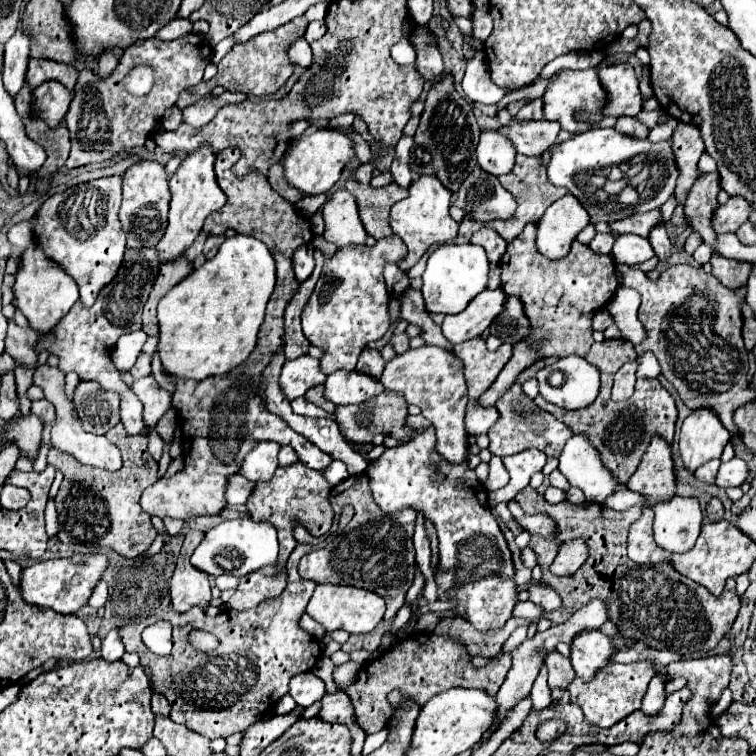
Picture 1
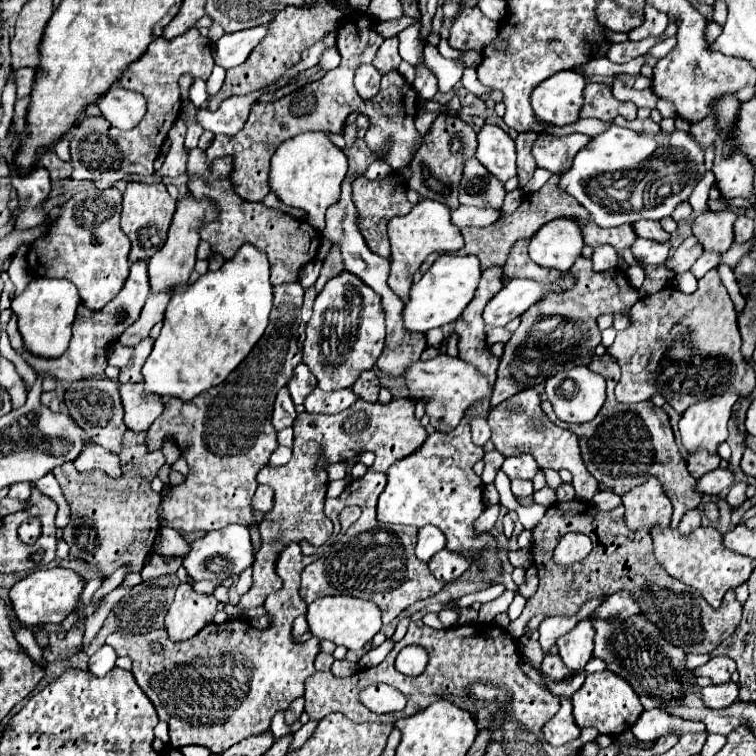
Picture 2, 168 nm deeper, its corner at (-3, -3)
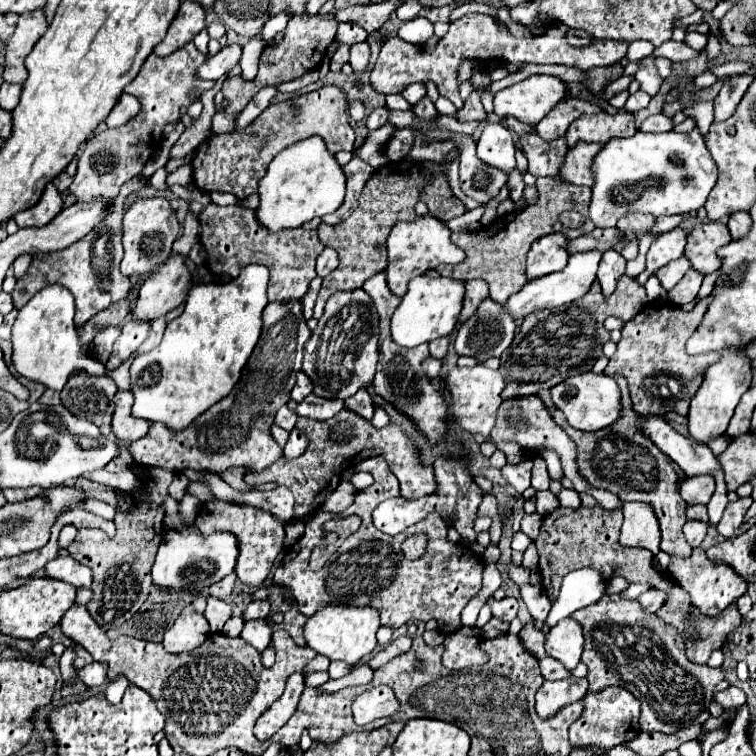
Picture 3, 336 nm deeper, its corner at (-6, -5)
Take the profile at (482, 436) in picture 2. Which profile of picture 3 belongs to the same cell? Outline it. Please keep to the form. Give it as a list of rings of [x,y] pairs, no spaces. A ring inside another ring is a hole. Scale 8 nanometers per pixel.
[[[474,365],[474,367],[454,367],[450,375],[446,377],[446,387],[452,391],[452,415],[454,423],[458,423],[462,429],[468,433],[482,433],[490,435],[496,423],[496,411],[502,403],[500,393],[504,391],[504,377],[500,371],[492,371],[484,365]]]

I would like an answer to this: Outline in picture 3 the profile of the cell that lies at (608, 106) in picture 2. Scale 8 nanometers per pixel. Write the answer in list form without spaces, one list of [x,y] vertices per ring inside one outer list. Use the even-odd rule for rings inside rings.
[[[606,111],[598,115],[582,115],[568,127],[566,145],[574,147],[576,143],[608,143],[614,137],[632,137],[636,133],[634,115],[632,113],[616,113],[610,115]]]

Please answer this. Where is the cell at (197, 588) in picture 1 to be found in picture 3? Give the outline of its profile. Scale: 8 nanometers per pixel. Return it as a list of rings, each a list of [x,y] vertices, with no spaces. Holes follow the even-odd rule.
[[[192,605],[184,607],[174,627],[164,633],[164,649],[168,653],[190,653],[200,647],[210,635],[210,627],[204,615],[196,613]]]

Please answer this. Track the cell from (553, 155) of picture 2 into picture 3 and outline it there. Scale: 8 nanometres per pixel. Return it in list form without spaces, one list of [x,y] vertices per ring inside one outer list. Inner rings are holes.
[[[578,143],[576,147],[568,149],[566,159],[560,169],[560,177],[566,183],[574,185],[586,185],[592,187],[592,159],[598,155],[602,149],[600,143]]]

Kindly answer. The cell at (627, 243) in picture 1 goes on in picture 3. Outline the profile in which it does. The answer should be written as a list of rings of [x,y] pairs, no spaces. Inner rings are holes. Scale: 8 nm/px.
[[[676,227],[672,231],[656,237],[650,245],[650,251],[648,251],[648,261],[646,261],[648,275],[654,275],[654,271],[658,271],[660,267],[668,265],[674,259],[680,259],[684,255],[686,237],[688,235],[682,227]]]

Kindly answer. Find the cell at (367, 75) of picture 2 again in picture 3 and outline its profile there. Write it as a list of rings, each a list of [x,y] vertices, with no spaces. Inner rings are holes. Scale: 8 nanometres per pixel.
[[[356,43],[350,47],[350,65],[354,69],[354,73],[362,73],[366,63],[370,59],[370,49],[368,49],[368,43]]]

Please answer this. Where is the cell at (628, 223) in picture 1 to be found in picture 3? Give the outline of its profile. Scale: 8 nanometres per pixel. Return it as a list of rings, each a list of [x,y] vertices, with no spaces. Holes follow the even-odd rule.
[[[596,227],[594,231],[584,233],[578,239],[572,239],[568,243],[568,253],[580,253],[580,251],[592,251],[592,249],[608,251],[620,239],[622,239],[622,235],[620,235],[618,229],[600,229],[600,227]]]

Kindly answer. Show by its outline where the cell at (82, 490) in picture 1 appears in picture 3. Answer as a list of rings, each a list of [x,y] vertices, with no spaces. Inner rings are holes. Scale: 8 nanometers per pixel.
[[[144,469],[144,475],[140,481],[144,483],[146,489],[152,493],[152,503],[140,501],[134,493],[120,493],[116,489],[108,489],[104,485],[98,485],[88,479],[76,479],[78,487],[84,489],[90,497],[96,497],[100,501],[106,501],[116,507],[116,501],[120,495],[128,495],[132,499],[132,511],[124,515],[122,511],[116,511],[116,537],[110,539],[104,531],[100,529],[78,529],[76,539],[68,547],[68,553],[82,565],[92,569],[92,601],[86,605],[88,613],[92,619],[100,625],[100,629],[118,629],[122,623],[130,621],[140,607],[146,603],[150,591],[152,591],[152,577],[150,577],[150,567],[154,563],[154,555],[158,551],[158,545],[164,539],[164,501],[168,495],[168,487],[174,479],[174,473],[166,469]]]

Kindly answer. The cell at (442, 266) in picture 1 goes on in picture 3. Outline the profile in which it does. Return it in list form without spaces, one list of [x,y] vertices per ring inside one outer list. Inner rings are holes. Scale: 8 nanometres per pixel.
[[[414,277],[408,285],[408,293],[402,297],[398,309],[390,319],[392,339],[400,347],[418,347],[422,343],[430,343],[438,337],[446,337],[458,323],[458,315],[464,301],[464,281],[456,281],[450,277]]]

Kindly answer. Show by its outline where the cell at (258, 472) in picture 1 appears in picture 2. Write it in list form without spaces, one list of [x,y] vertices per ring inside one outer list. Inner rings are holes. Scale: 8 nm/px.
[[[277,447],[269,457],[269,465],[279,467],[279,465],[285,465],[289,459],[291,459],[291,449],[289,447]]]

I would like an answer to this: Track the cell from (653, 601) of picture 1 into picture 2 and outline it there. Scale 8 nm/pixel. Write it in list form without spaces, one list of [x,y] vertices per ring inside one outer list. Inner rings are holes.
[[[577,499],[569,501],[569,503],[561,503],[561,509],[557,505],[553,505],[553,507],[547,509],[545,517],[531,529],[531,533],[533,533],[531,553],[533,553],[533,563],[539,569],[539,589],[535,591],[535,595],[531,595],[527,599],[527,605],[525,605],[521,617],[511,621],[511,625],[507,627],[509,637],[519,639],[523,635],[523,631],[525,631],[525,623],[533,615],[543,613],[545,617],[555,617],[555,615],[559,615],[559,617],[573,617],[573,615],[579,613],[579,609],[589,599],[613,595],[617,591],[633,593],[633,597],[637,597],[637,603],[641,605],[641,615],[647,621],[653,621],[653,625],[657,625],[661,635],[671,645],[677,645],[685,653],[711,653],[719,643],[723,643],[729,635],[733,635],[733,631],[737,629],[737,625],[741,621],[743,605],[735,599],[735,591],[727,591],[727,597],[725,597],[723,605],[719,609],[713,609],[705,599],[701,599],[697,589],[689,589],[689,585],[685,585],[683,581],[677,581],[675,577],[669,577],[669,573],[665,573],[665,569],[661,565],[657,565],[657,561],[653,557],[649,529],[639,529],[637,533],[629,533],[629,529],[625,529],[623,507],[617,507],[613,511],[599,511],[599,509],[593,509],[593,505],[589,505],[587,501],[577,501]],[[569,531],[579,531],[579,533],[585,533],[587,537],[591,537],[593,551],[589,553],[589,557],[585,561],[581,561],[577,565],[559,567],[559,565],[553,563],[551,555],[553,555],[553,549],[557,547],[561,535],[565,535]]]

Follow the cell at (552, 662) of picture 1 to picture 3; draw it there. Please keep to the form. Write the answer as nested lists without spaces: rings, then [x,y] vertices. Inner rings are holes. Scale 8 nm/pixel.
[[[550,657],[540,659],[540,671],[542,671],[542,677],[550,679],[550,681],[570,677],[570,673],[564,669],[564,665],[560,661],[556,661],[556,659],[550,659]]]

